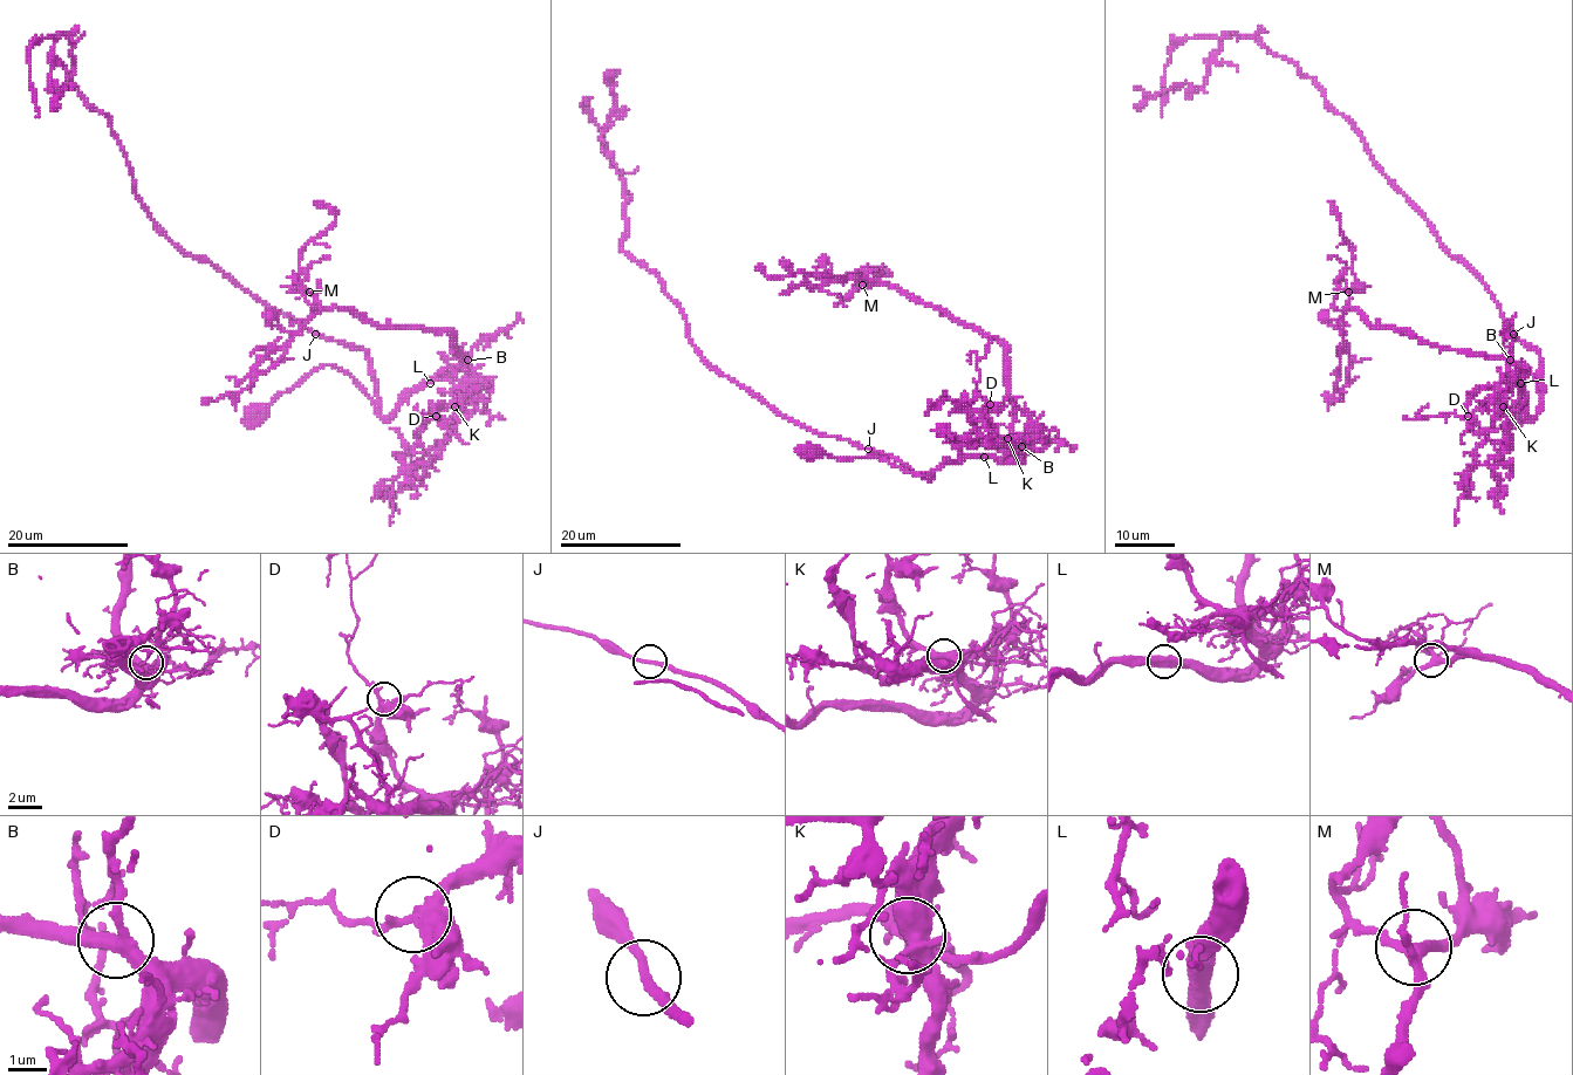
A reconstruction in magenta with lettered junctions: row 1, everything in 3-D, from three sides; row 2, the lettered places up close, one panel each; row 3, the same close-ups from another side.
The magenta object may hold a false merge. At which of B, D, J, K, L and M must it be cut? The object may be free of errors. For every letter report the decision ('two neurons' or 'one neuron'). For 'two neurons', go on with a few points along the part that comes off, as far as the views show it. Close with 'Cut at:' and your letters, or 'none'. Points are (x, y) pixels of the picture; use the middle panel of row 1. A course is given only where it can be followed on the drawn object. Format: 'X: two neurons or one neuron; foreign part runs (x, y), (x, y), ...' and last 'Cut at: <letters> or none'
B: one neuron
D: one neuron
J: one neuron
K: one neuron
L: one neuron
M: one neuron
Cut at: none

